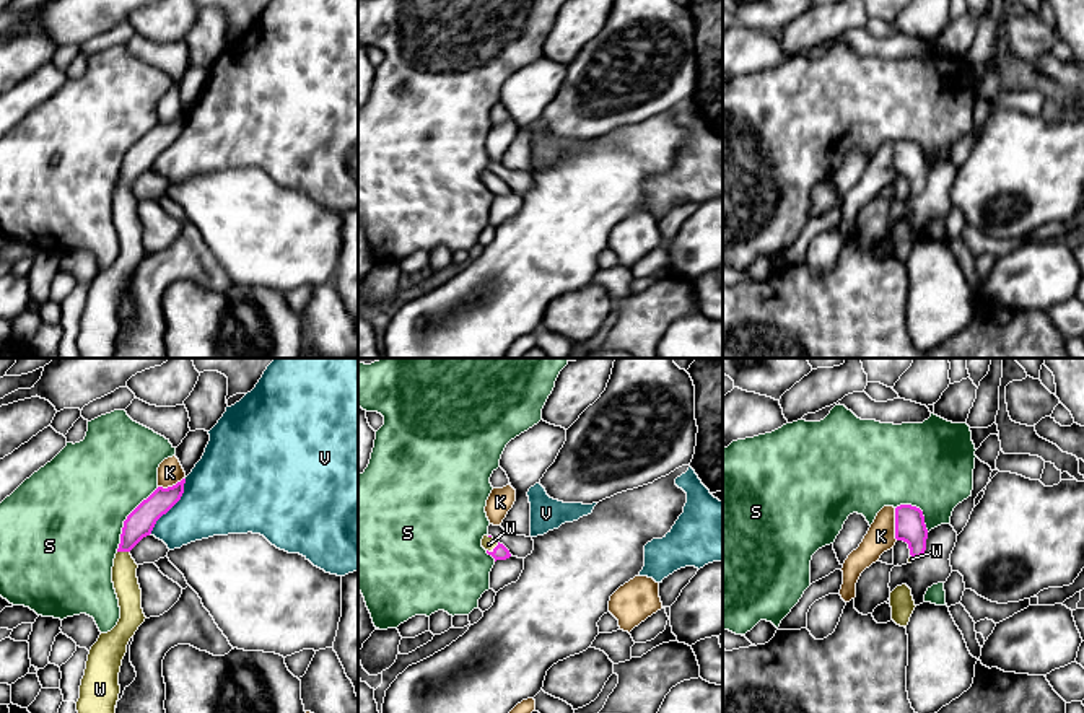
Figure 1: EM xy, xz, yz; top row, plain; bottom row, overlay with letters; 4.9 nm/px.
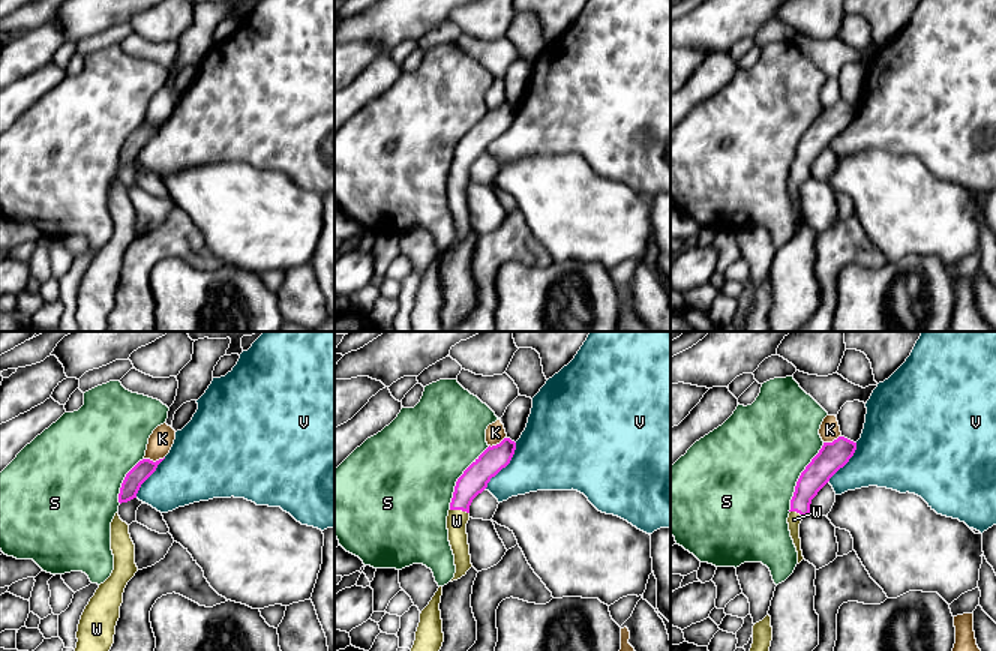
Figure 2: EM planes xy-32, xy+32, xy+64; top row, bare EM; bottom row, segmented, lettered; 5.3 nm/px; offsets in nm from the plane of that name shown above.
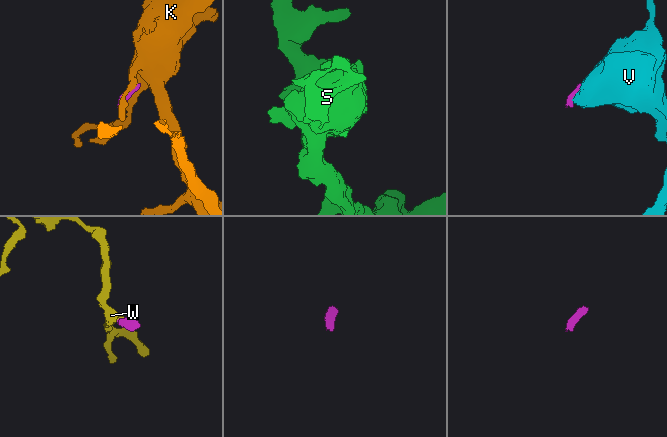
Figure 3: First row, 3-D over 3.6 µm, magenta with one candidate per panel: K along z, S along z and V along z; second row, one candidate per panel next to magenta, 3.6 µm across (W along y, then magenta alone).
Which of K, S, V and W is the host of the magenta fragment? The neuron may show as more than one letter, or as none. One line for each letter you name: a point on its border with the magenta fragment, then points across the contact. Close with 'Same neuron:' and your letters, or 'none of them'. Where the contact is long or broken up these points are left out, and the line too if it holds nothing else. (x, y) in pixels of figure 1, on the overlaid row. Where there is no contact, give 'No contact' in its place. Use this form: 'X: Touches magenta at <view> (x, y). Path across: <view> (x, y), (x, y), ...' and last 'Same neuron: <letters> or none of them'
W: Touches magenta at xz (493, 549). Path across: xz (500, 552), (493, 549), (489, 544)
Same neuron: W

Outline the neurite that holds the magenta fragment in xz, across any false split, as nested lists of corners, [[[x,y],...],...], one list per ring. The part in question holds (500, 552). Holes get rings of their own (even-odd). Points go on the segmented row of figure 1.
[[[488,534],[483,536],[482,539],[482,547],[487,550],[488,555],[492,555],[496,560],[506,560],[511,557],[509,550],[496,542],[493,537],[490,537]]]

